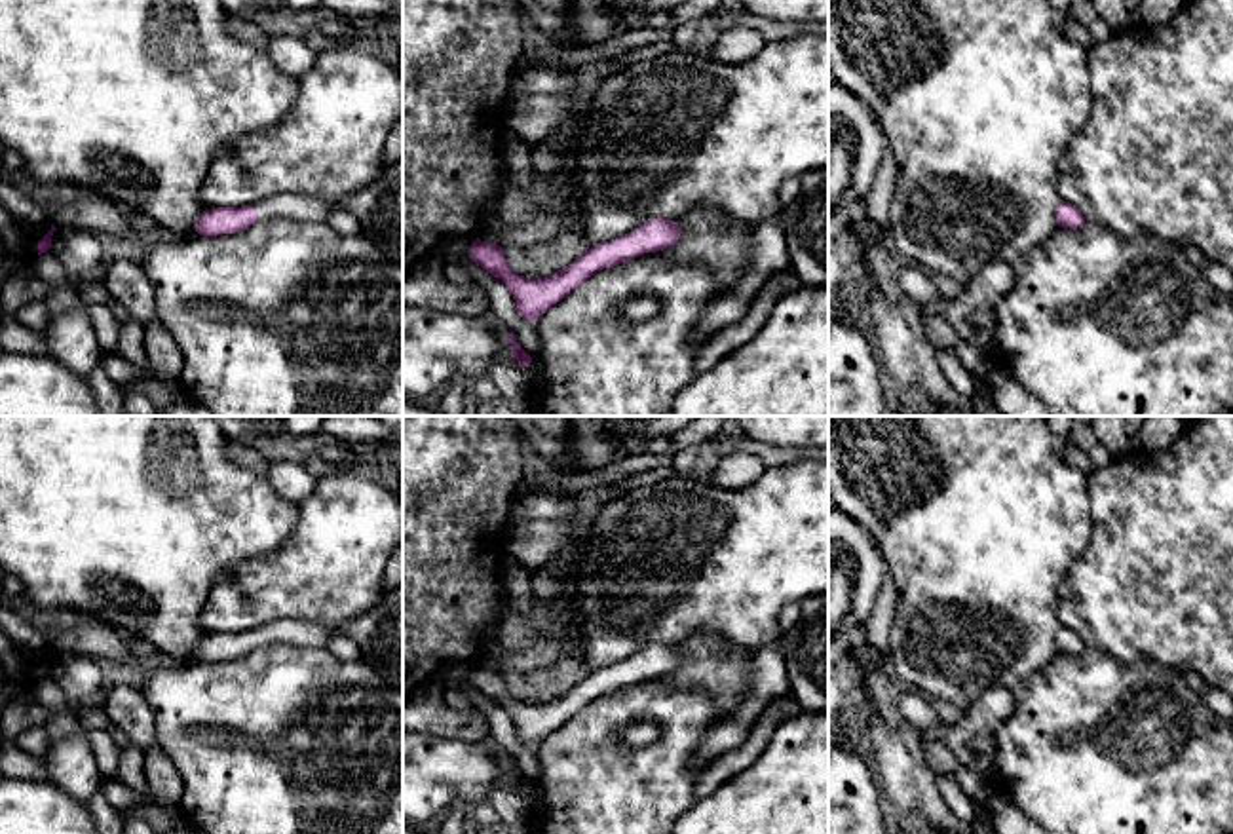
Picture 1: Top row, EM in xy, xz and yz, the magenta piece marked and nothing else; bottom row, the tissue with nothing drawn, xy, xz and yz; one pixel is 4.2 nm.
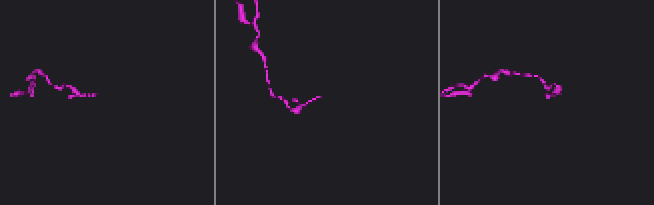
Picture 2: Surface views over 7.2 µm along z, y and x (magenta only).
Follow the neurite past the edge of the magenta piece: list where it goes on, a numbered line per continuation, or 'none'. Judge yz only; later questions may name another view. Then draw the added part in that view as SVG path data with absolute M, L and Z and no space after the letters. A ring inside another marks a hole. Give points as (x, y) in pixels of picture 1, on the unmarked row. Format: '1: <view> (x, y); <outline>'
none

